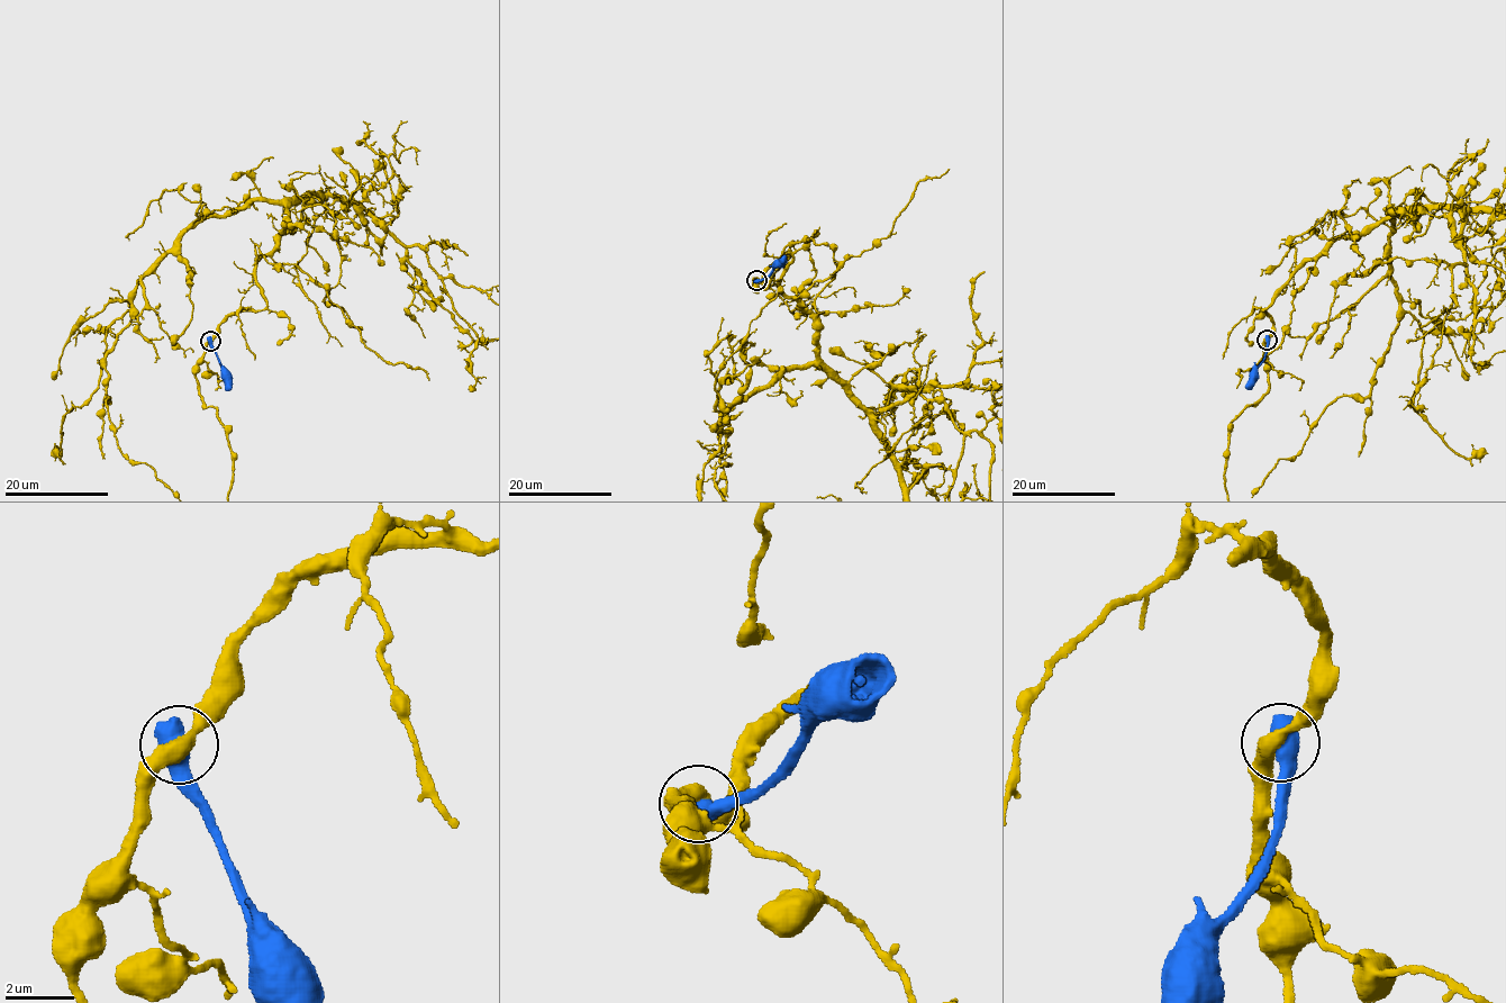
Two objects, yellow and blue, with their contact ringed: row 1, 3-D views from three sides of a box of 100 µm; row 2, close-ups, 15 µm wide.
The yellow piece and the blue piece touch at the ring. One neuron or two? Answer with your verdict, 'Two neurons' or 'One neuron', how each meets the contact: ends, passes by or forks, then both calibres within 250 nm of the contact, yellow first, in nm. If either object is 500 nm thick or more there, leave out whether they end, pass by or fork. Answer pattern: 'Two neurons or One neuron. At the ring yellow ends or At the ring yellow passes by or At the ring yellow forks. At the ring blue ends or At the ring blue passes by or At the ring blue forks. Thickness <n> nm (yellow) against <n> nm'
Two neurons. Thickness 400 nm (yellow) against 800 nm

